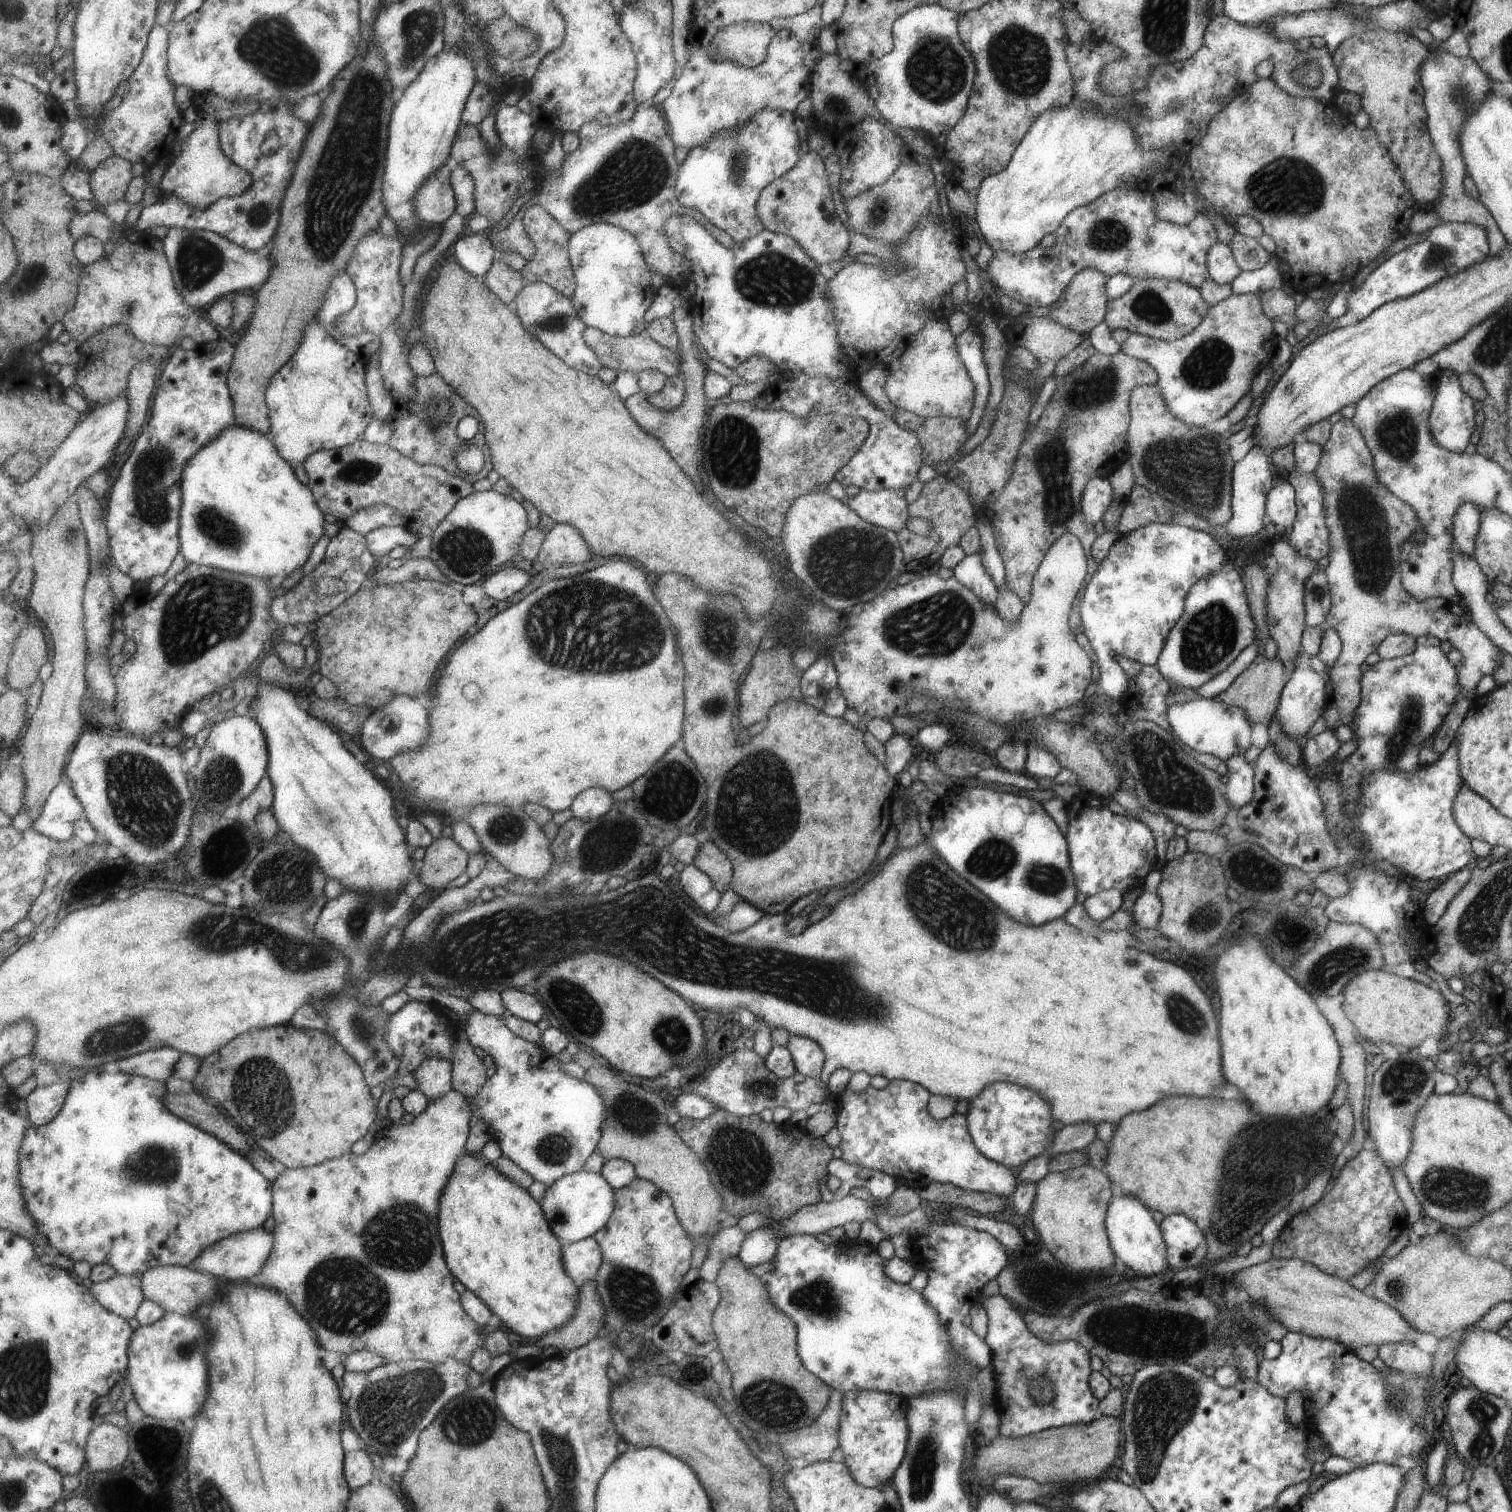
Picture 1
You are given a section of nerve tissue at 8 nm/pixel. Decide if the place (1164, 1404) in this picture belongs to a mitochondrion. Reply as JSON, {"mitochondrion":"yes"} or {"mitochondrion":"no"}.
{"mitochondrion":"yes"}

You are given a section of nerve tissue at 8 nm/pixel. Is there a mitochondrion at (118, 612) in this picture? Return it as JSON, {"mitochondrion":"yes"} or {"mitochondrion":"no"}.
{"mitochondrion":"no"}

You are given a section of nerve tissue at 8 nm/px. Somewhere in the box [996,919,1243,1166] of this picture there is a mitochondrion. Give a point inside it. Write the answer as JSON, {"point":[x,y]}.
{"point":[1181,1012]}

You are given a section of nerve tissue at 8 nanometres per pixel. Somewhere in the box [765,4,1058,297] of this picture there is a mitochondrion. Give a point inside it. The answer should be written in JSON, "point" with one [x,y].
{"point":[1018,60]}

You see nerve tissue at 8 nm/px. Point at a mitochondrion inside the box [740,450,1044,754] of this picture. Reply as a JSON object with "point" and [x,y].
{"point":[848,564]}

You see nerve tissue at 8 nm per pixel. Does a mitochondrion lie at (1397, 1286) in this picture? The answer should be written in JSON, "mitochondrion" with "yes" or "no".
{"mitochondrion":"yes"}

